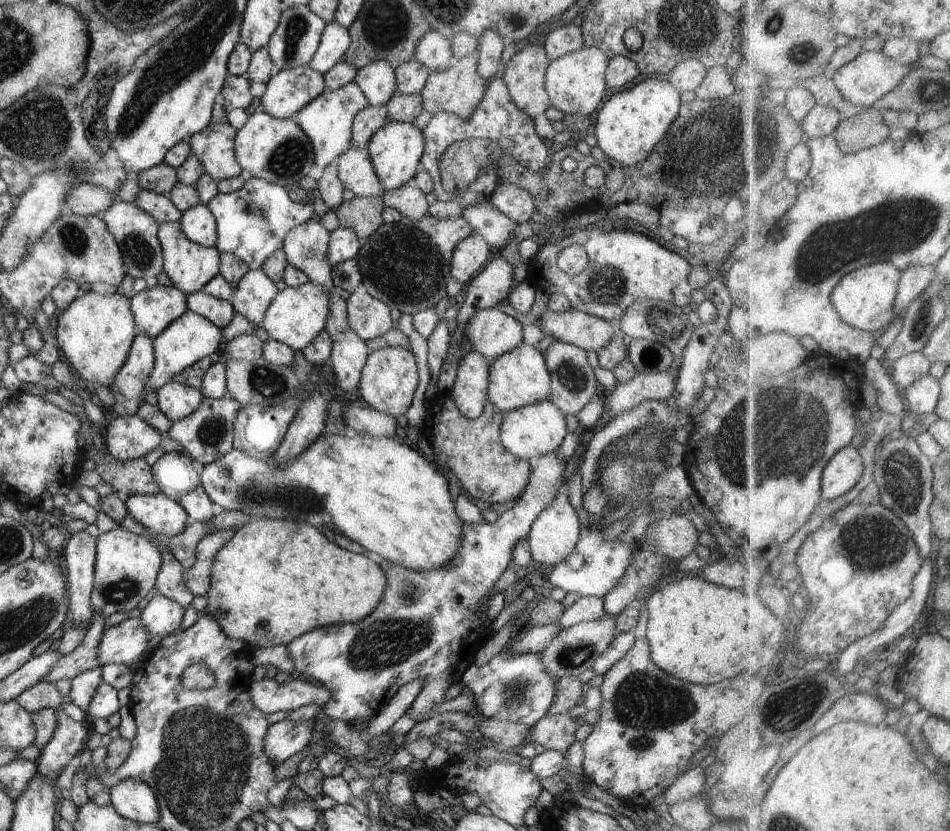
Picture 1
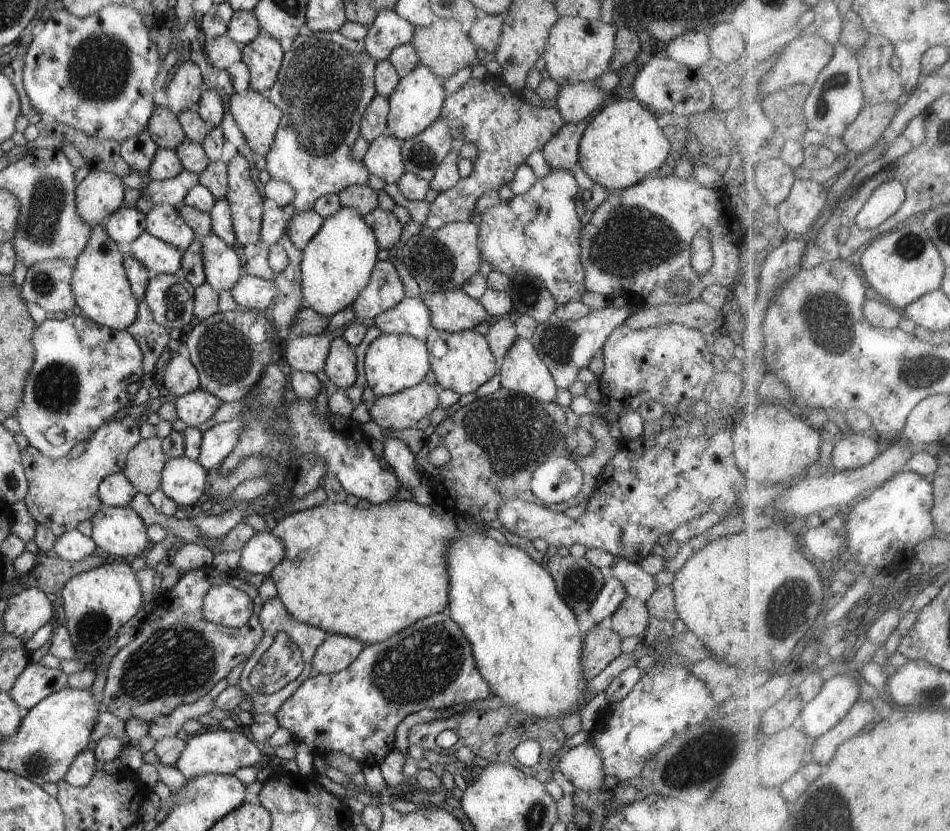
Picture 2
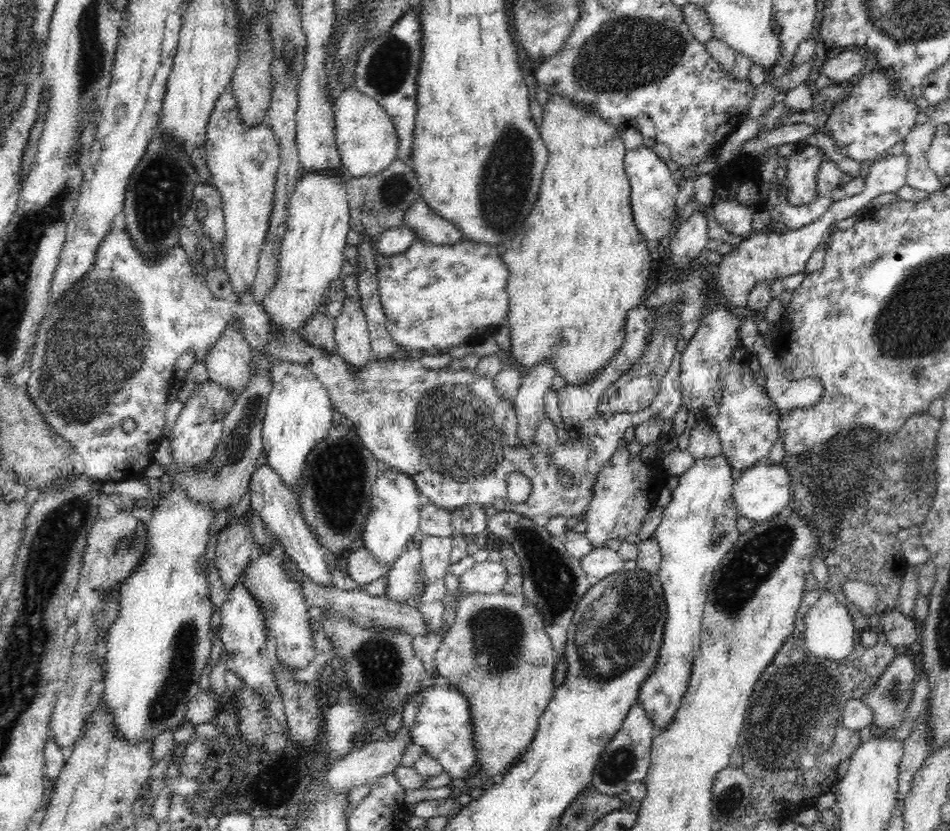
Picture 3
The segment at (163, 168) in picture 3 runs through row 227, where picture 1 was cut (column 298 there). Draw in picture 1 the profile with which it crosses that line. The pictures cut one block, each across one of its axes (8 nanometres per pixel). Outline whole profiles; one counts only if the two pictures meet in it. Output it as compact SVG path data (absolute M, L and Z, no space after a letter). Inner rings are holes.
M254 112L248 119L241 130L236 132L234 154L236 161L240 164L242 171L246 170L251 177L260 178L267 182L272 182L287 190L292 190L300 194L304 194L297 185L302 178L306 178L310 174L310 170L315 166L314 152L310 140L306 134L298 127L298 124L291 118L274 118L264 112Z

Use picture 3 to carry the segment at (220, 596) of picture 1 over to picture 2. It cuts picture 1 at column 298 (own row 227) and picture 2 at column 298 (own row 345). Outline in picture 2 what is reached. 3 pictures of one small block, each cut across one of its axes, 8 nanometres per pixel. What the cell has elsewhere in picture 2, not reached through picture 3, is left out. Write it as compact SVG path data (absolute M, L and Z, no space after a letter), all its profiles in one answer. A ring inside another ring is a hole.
M394 498L388 500L388 502L382 502L382 504L373 504L368 509L351 506L345 502L333 503L326 501L320 506L282 516L271 524L271 531L278 538L282 538L282 542L286 546L286 556L282 559L282 562L279 562L270 571L269 576L274 580L277 596L283 602L286 610L298 622L316 626L318 629L325 630L332 635L338 634L356 638L356 640L360 640L365 645L379 643L420 619L442 613L448 607L450 574L448 574L448 564L446 564L446 552L448 552L448 544L454 542L458 538L458 534L460 534L455 515L451 509L445 508L439 501L432 506L426 506L418 504L414 500L408 501Z

